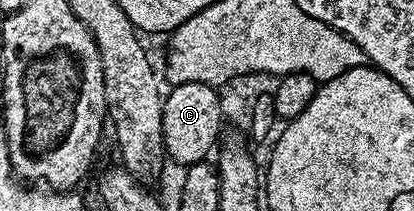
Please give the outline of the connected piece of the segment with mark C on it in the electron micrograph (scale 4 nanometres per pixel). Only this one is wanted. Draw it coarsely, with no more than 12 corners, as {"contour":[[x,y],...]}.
{"contour":[[188,82],[161,104],[166,155],[206,161],[221,134],[222,95]]}

